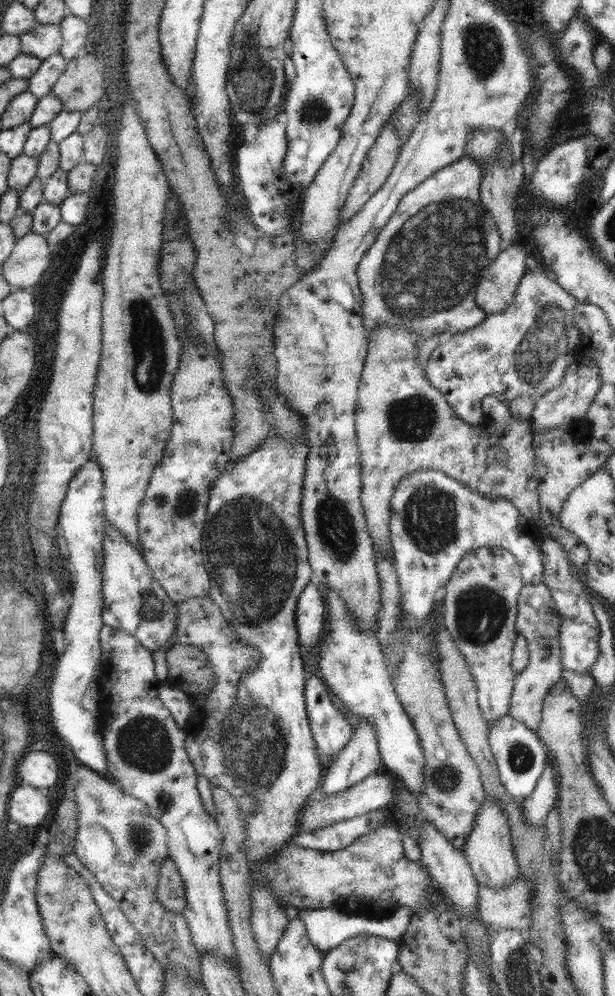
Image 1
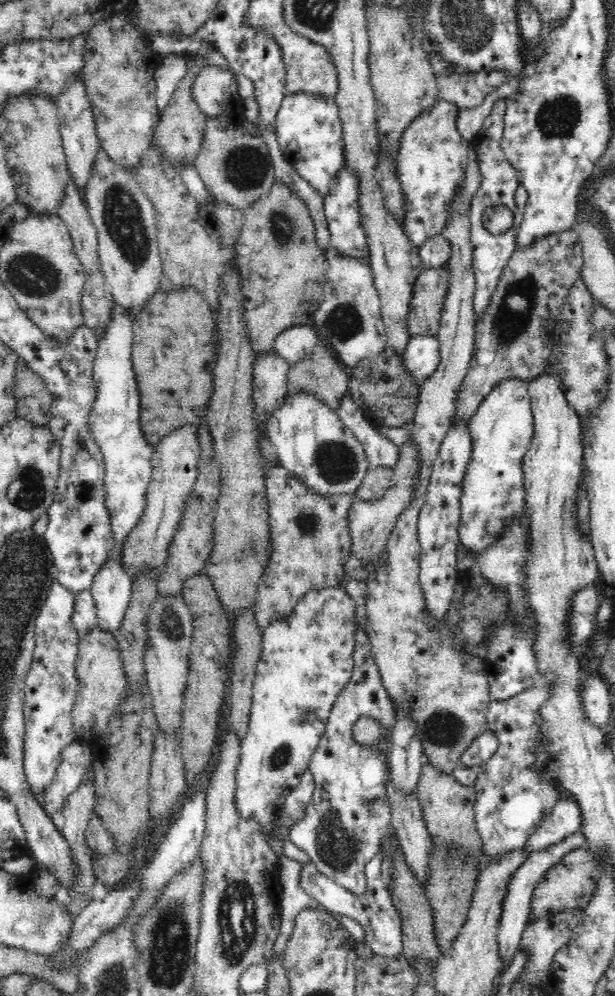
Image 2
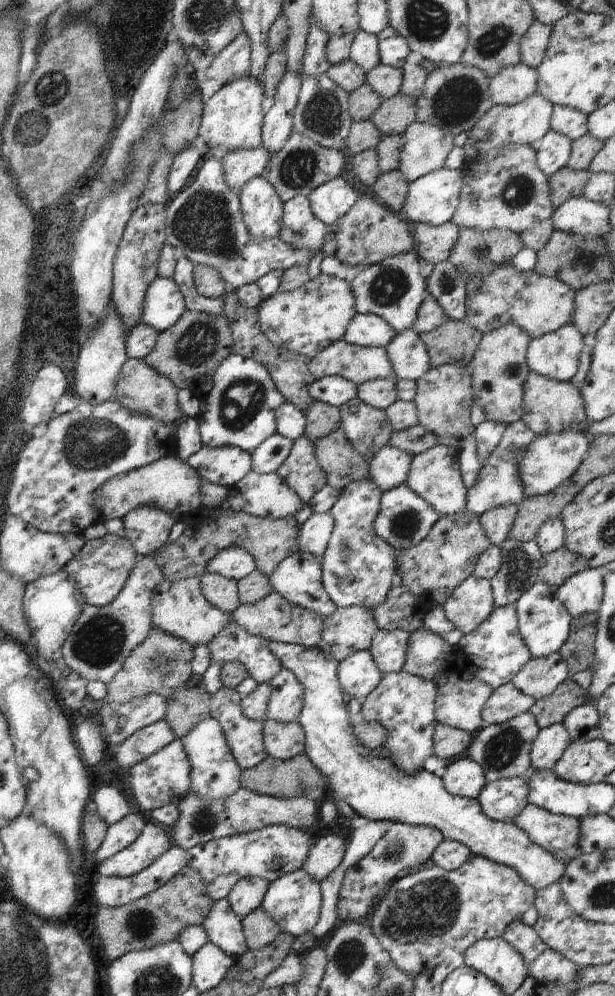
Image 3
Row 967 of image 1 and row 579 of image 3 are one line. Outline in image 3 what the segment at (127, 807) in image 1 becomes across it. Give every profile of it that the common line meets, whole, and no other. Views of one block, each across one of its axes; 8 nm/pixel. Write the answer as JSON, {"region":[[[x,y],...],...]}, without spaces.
{"region":[[[189,577],[176,581],[164,578],[151,593],[153,627],[160,628],[162,632],[184,640],[192,646],[205,646],[216,634],[224,629],[224,626],[232,621],[228,614],[212,607],[212,604],[204,598],[201,592],[200,580],[200,577]]]}

